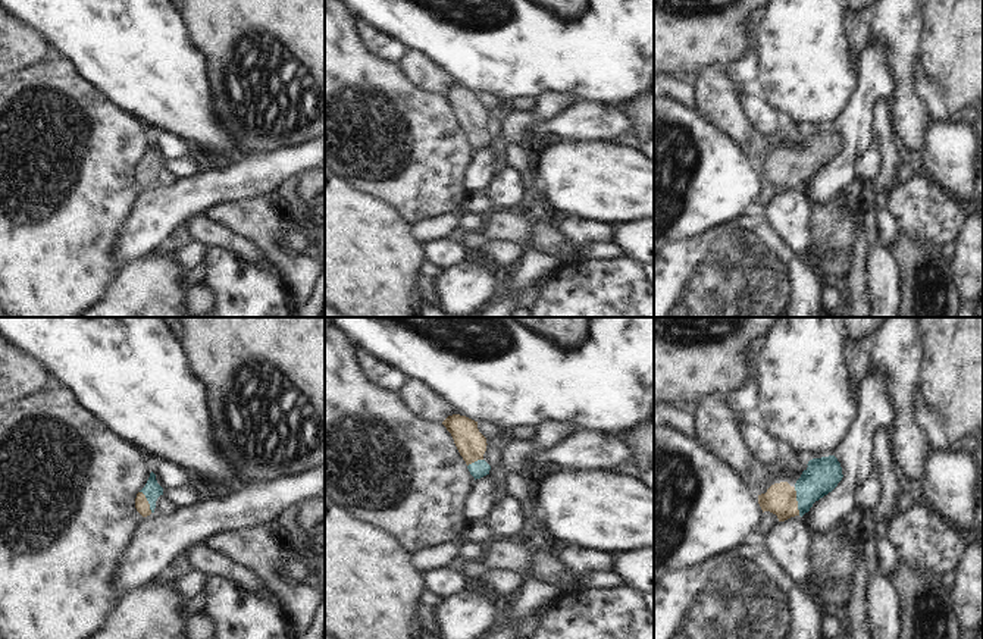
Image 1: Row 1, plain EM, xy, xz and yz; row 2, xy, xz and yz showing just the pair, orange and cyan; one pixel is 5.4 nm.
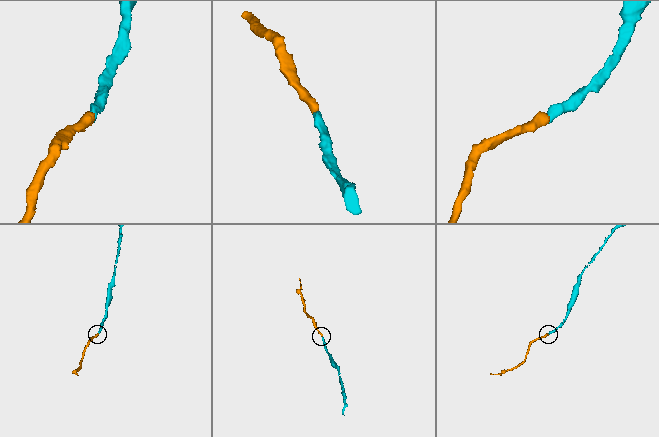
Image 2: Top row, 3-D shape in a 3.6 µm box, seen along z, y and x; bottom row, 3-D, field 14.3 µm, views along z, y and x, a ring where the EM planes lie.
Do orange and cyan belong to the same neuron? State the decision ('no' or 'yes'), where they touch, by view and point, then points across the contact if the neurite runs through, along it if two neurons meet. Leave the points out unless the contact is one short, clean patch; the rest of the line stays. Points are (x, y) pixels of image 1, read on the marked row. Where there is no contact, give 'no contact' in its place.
yes; contact yz (797, 501); way yz (780, 498), (797, 501), (822, 476)

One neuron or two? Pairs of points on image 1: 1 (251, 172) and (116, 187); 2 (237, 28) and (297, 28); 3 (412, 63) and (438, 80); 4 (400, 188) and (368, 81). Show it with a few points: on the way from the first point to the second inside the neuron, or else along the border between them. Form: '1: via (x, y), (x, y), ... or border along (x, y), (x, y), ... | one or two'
1: border along (144, 188), (134, 201), (127, 219) | two
2: via (251, 28), (282, 28) | one
3: via (418, 68), (432, 78) | one
4: via (395, 162), (395, 149), (368, 121), (368, 107) | one

